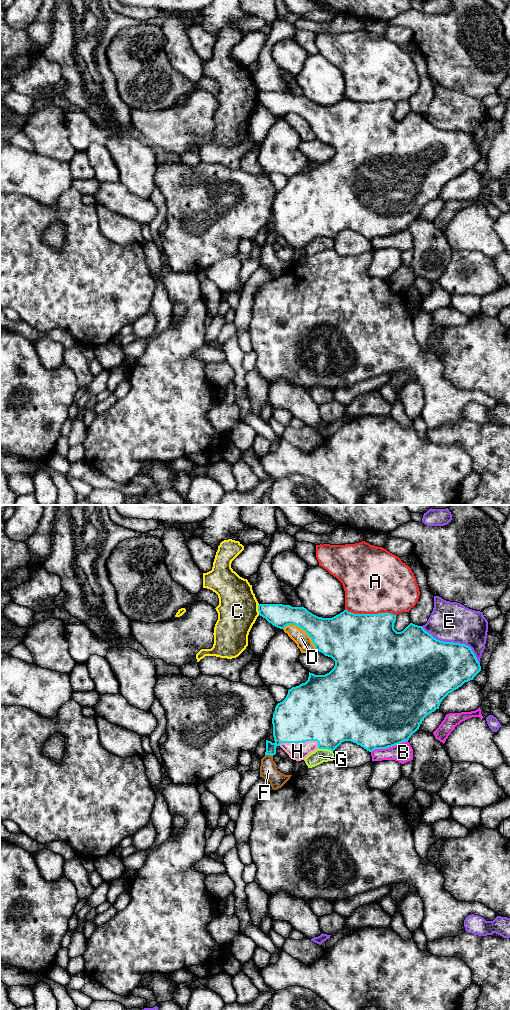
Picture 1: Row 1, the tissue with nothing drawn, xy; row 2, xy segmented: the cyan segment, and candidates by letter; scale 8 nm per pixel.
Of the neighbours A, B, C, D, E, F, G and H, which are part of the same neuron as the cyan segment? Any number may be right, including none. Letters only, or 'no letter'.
F, H

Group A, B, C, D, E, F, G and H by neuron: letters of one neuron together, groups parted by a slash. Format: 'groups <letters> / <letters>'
groups A / B / C / D / E / F H / G

